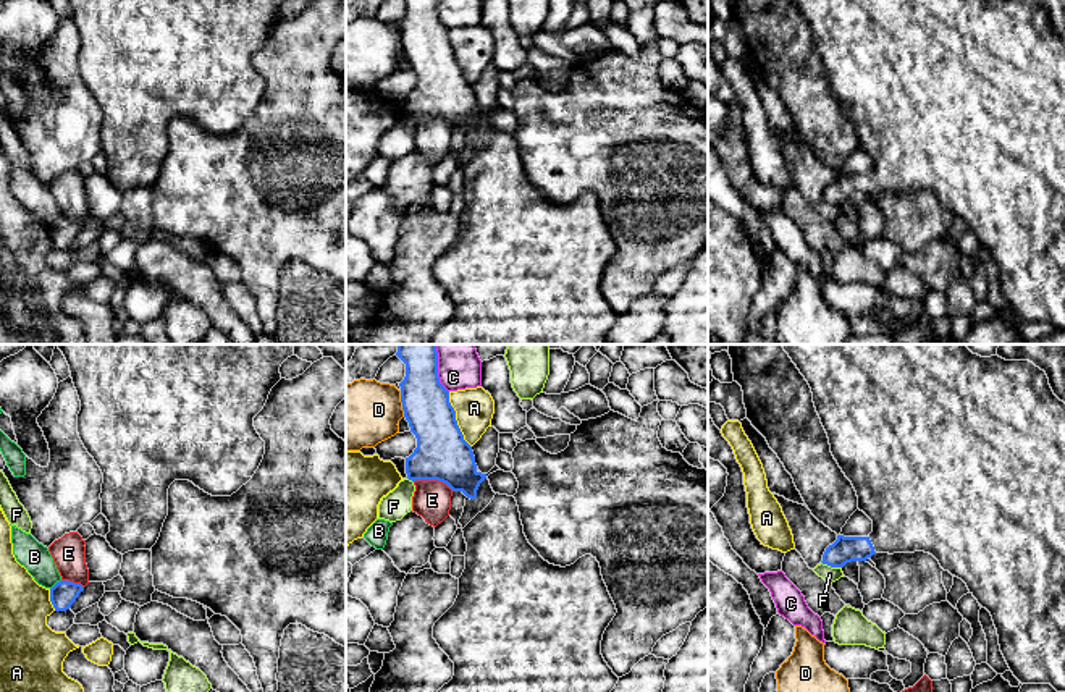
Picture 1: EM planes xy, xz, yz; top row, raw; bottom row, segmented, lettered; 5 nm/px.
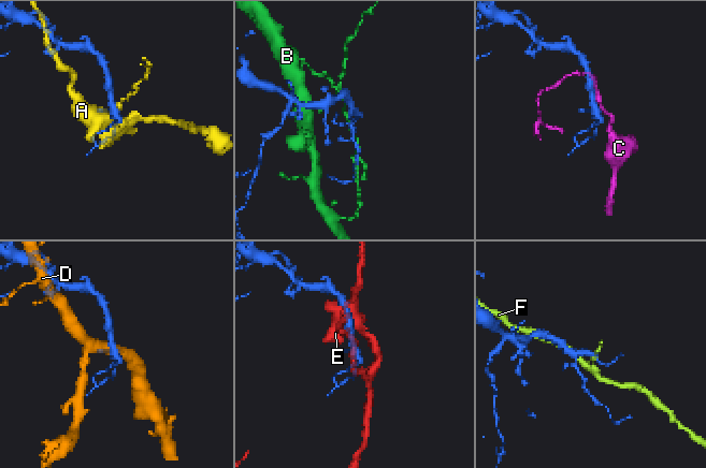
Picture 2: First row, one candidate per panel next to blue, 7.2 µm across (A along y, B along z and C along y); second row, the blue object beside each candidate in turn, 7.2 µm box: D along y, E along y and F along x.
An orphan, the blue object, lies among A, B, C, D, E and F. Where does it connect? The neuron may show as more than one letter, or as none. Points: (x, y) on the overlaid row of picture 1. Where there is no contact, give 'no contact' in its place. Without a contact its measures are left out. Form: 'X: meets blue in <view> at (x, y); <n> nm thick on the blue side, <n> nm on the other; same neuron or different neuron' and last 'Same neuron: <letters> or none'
A: meets blue in xz at (454, 419); 260 nm thick on the blue side, 190 nm on the other; different neuron
B: meets blue in xy at (55, 584); 140 nm thick on the blue side, 150 nm on the other; different neuron
C: meets blue in xz at (437, 369); 240 nm thick on the blue side, 220 nm on the other; different neuron
D: meets blue in xz at (403, 405); 240 nm thick on the blue side, 340 nm on the other; different neuron
E: meets blue in xz at (433, 479); 260 nm thick on the blue side, 190 nm on the other; different neuron
F: meets blue in yz at (831, 566); 130 nm thick on the blue side, 80 nm on the other; different neuron
Same neuron: none

